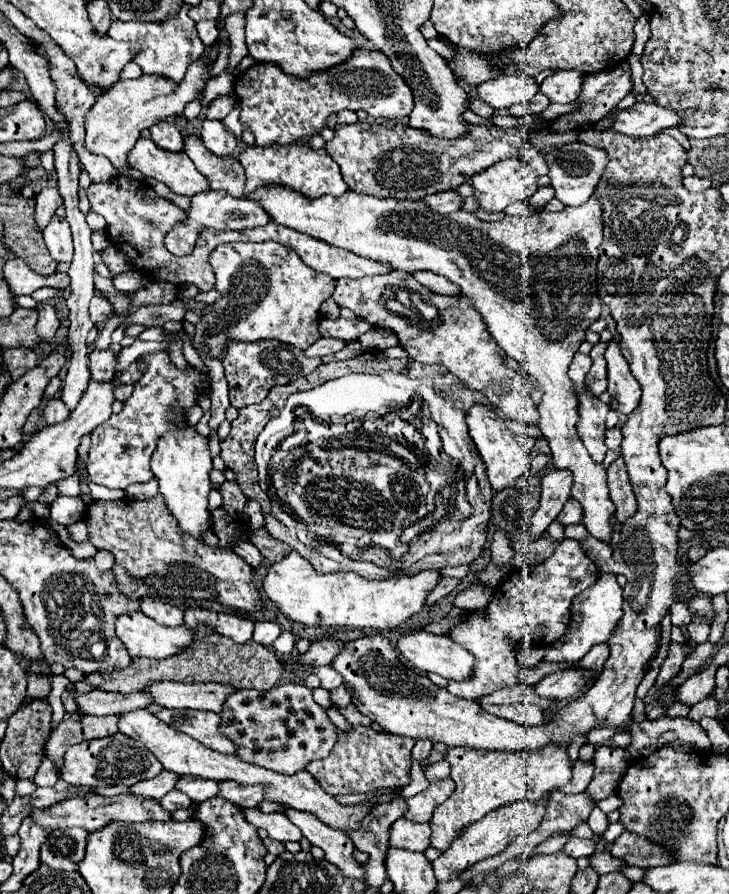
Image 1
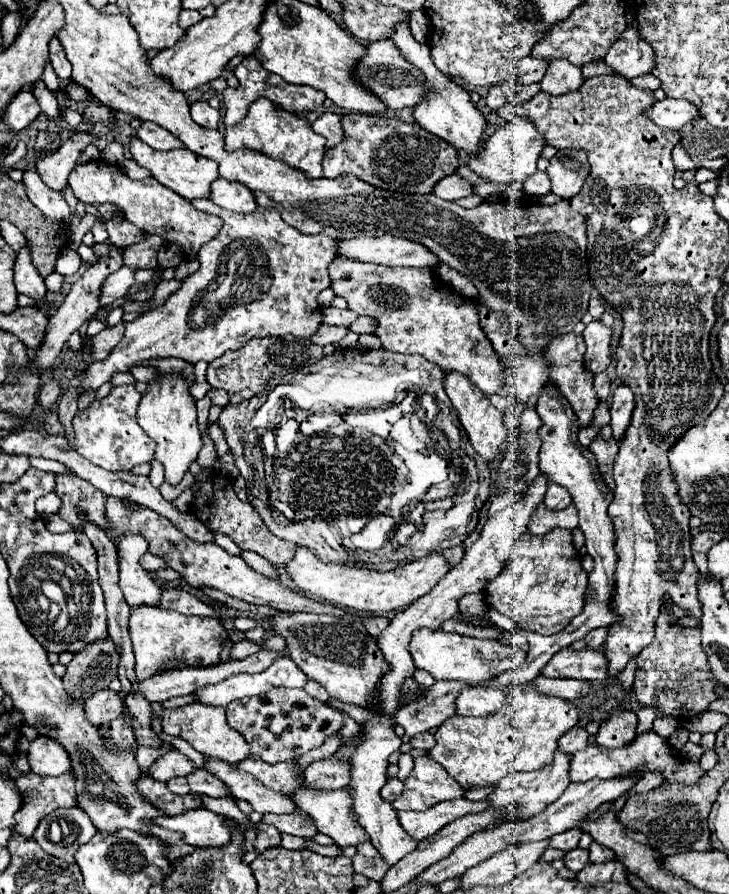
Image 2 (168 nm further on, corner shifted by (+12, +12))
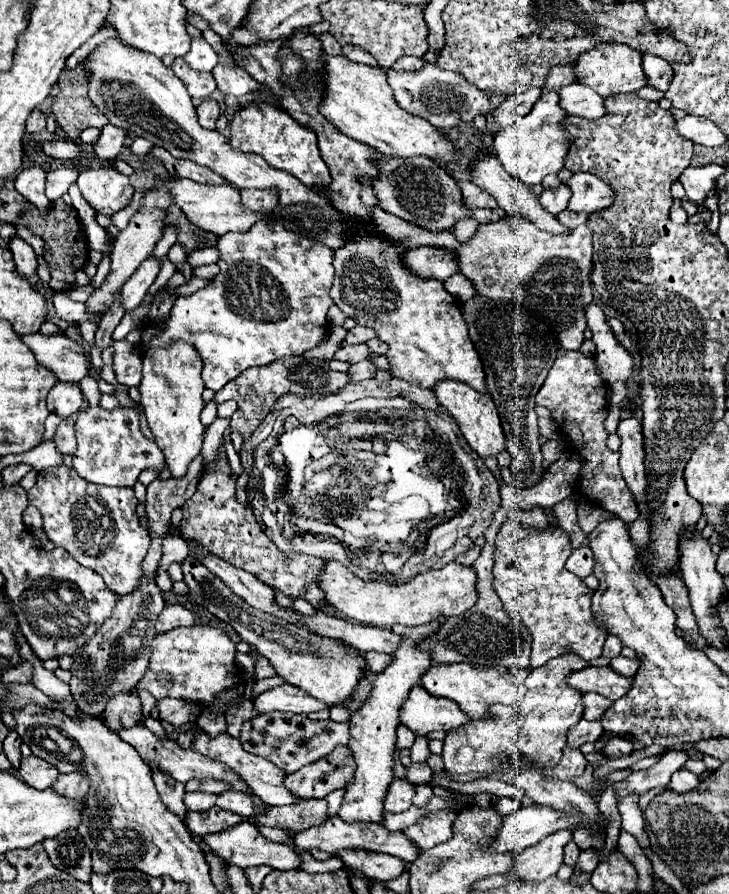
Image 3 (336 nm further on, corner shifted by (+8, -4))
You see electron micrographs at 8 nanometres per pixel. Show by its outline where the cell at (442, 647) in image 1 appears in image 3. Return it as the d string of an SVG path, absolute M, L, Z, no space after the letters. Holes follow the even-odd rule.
M436 664L428 668L422 674L422 686L432 694L432 696L442 696L450 698L456 704L460 704L460 710L470 718L470 720L484 720L488 718L488 710L494 704L512 704L516 702L516 686L510 680L508 668L498 670L494 666L472 666L472 664Z

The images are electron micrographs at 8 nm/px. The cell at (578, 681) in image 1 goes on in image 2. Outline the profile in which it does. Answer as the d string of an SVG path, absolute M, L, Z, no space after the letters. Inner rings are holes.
M562 648L542 668L542 674L546 678L606 680L606 660L604 660L604 652L592 650L592 648L584 648L584 650Z

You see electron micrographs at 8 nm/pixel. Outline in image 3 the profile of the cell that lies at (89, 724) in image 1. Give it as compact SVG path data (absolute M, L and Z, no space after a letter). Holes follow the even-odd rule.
M136 692L130 694L114 694L108 702L106 702L106 724L112 730L120 730L120 728L130 728L132 724L142 720L142 702L138 698Z

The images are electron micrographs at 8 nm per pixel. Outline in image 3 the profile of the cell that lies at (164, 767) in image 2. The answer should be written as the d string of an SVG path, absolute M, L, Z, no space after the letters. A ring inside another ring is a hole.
M190 780L186 784L186 790L202 790L202 792L214 792L214 794L222 794L228 792L228 784L224 784L222 780Z

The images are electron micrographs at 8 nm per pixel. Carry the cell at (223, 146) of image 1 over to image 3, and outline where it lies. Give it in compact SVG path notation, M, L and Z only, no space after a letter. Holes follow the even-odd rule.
M206 100L206 102L202 102L202 104L196 108L196 112L198 112L198 122L200 122L200 126L204 126L204 128L208 128L208 130L214 130L214 128L216 128L216 120L218 120L218 116L220 116L220 104L218 104L216 100Z

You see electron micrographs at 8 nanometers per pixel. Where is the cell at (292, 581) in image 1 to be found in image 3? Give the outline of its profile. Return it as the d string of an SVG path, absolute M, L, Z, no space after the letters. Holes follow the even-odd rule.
M326 562L324 574L320 576L320 586L324 588L326 600L332 604L332 608L354 622L390 628L392 624L404 624L404 626L422 626L428 624L440 616L450 618L464 614L470 610L478 600L476 590L476 570L474 566L462 566L450 562L448 566L440 570L430 570L424 574L418 574L412 578L412 582L404 584L390 584L390 582L366 582L352 572L346 570L340 562Z

